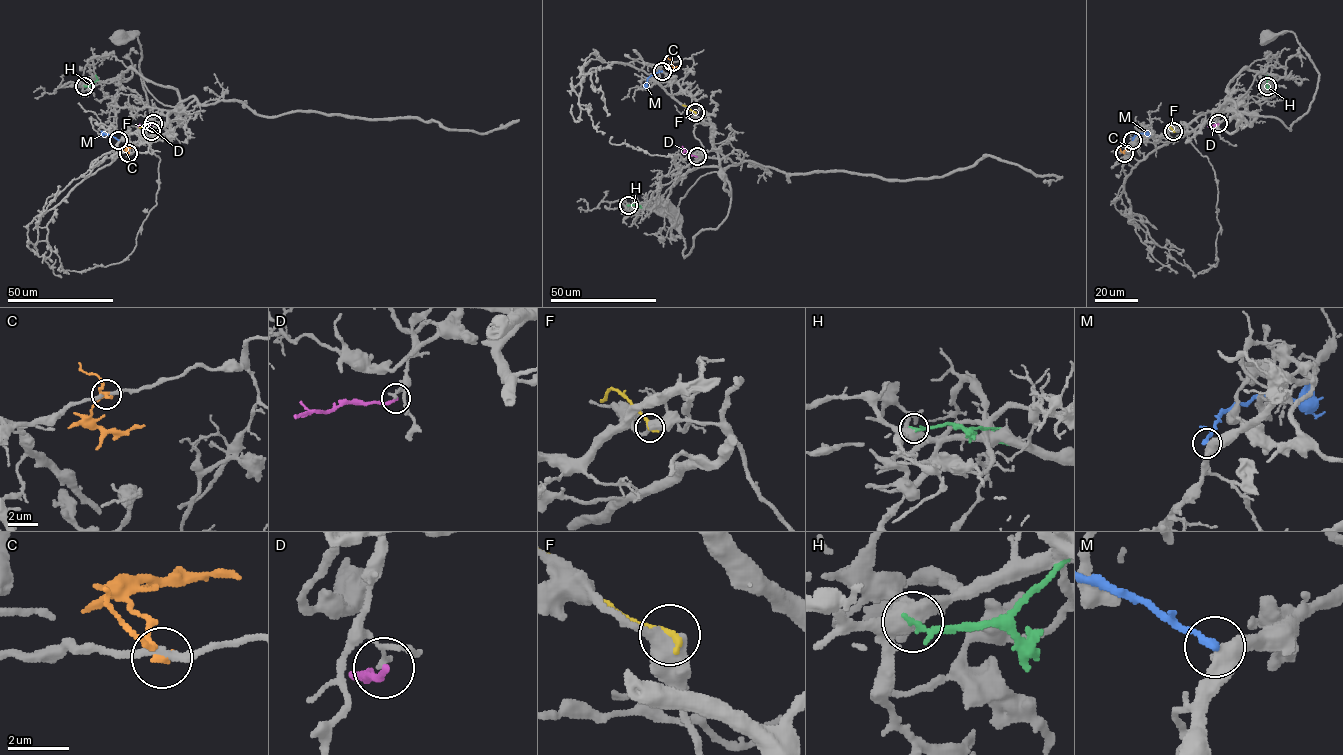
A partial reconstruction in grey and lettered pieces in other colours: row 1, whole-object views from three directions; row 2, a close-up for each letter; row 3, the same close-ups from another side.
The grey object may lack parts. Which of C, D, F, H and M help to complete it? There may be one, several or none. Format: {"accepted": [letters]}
{"accepted": []}

